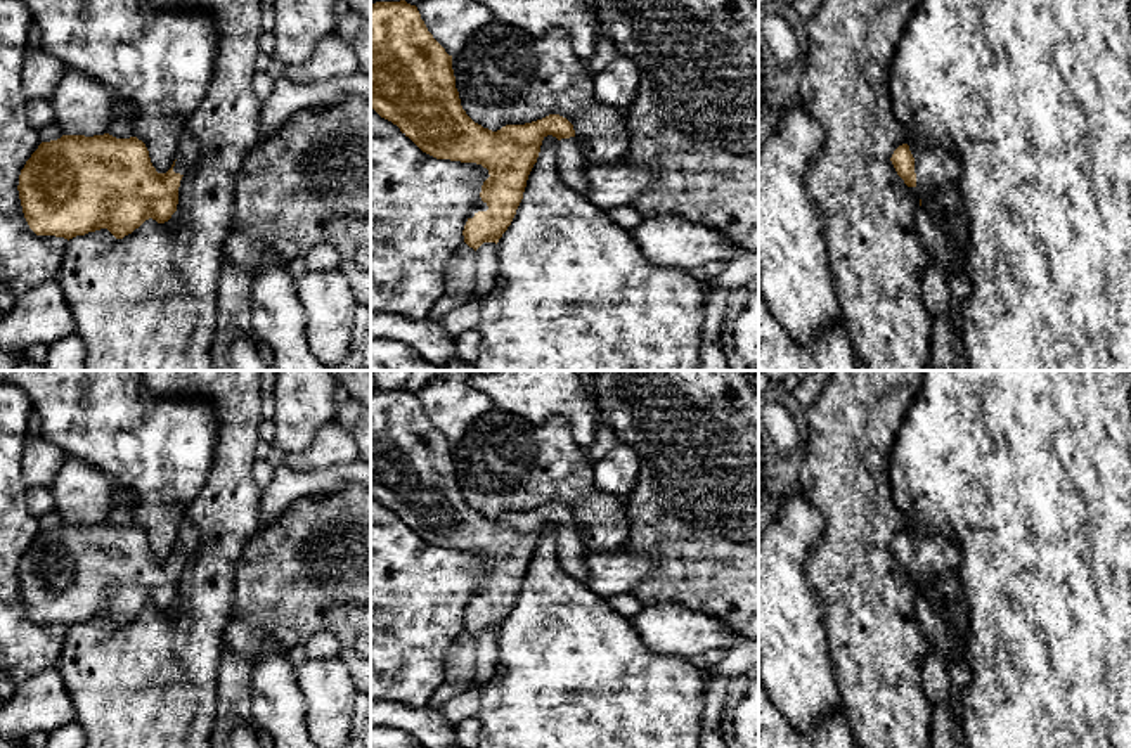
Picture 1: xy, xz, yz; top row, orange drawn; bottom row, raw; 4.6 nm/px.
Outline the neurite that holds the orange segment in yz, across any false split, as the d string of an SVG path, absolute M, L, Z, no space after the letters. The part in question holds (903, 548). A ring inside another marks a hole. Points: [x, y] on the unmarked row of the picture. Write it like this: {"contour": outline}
{"contour": "M908 528L890 545L897 563L908 575L916 575L925 587L935 577L954 571L961 563L961 549L953 533L918 533Z"}

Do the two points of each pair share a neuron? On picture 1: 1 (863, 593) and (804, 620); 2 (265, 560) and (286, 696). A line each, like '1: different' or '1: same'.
1: different
2: different

